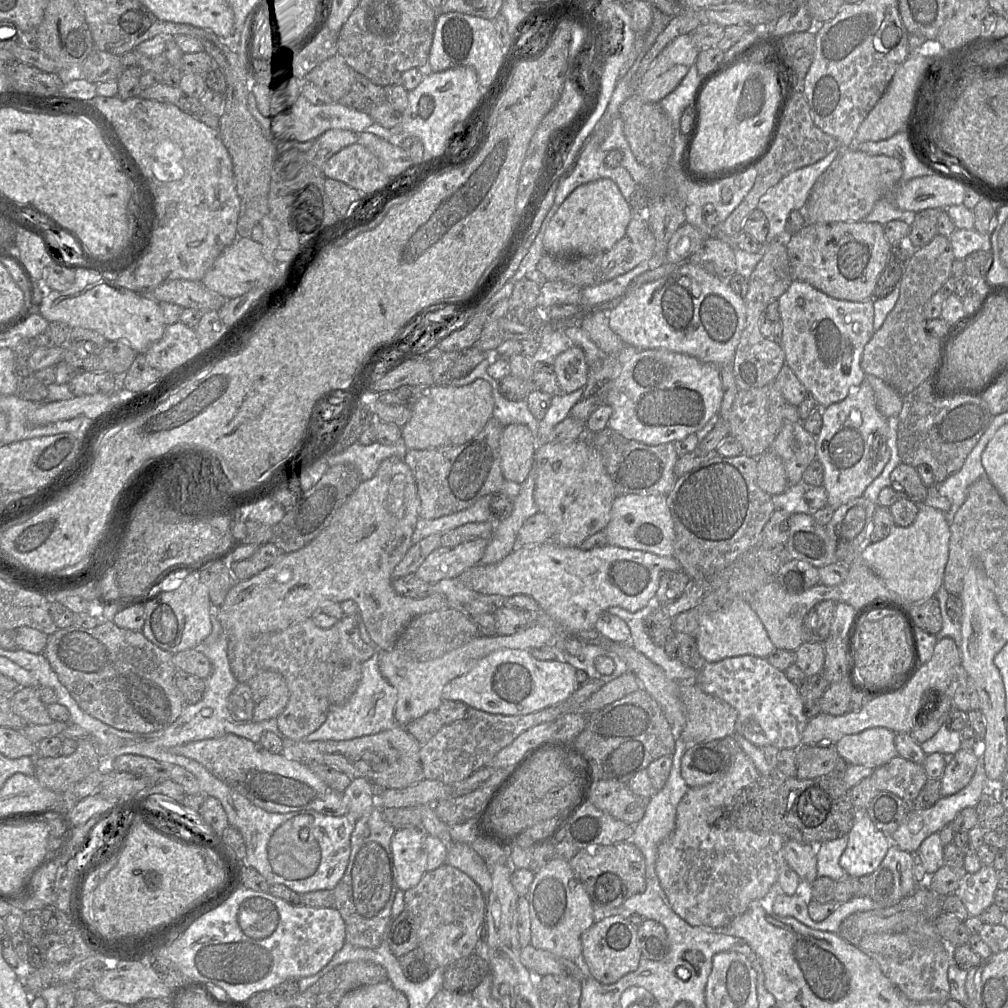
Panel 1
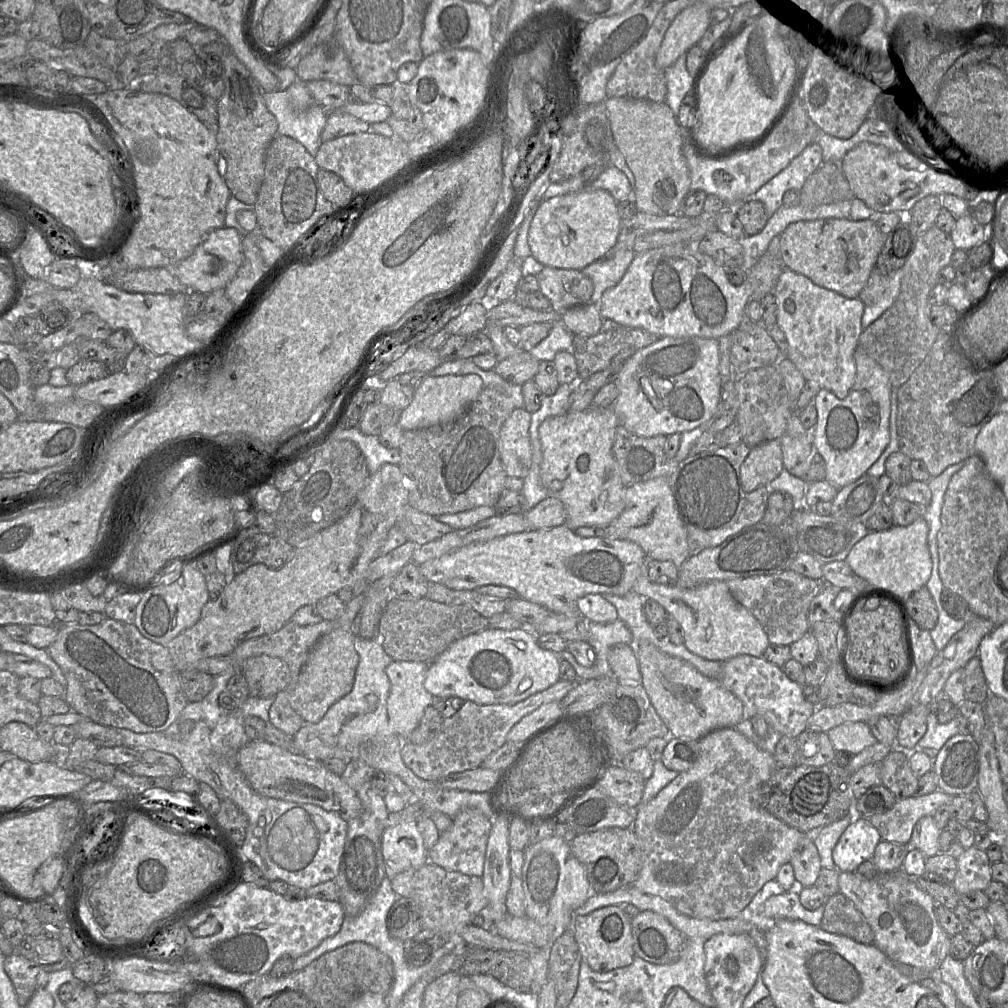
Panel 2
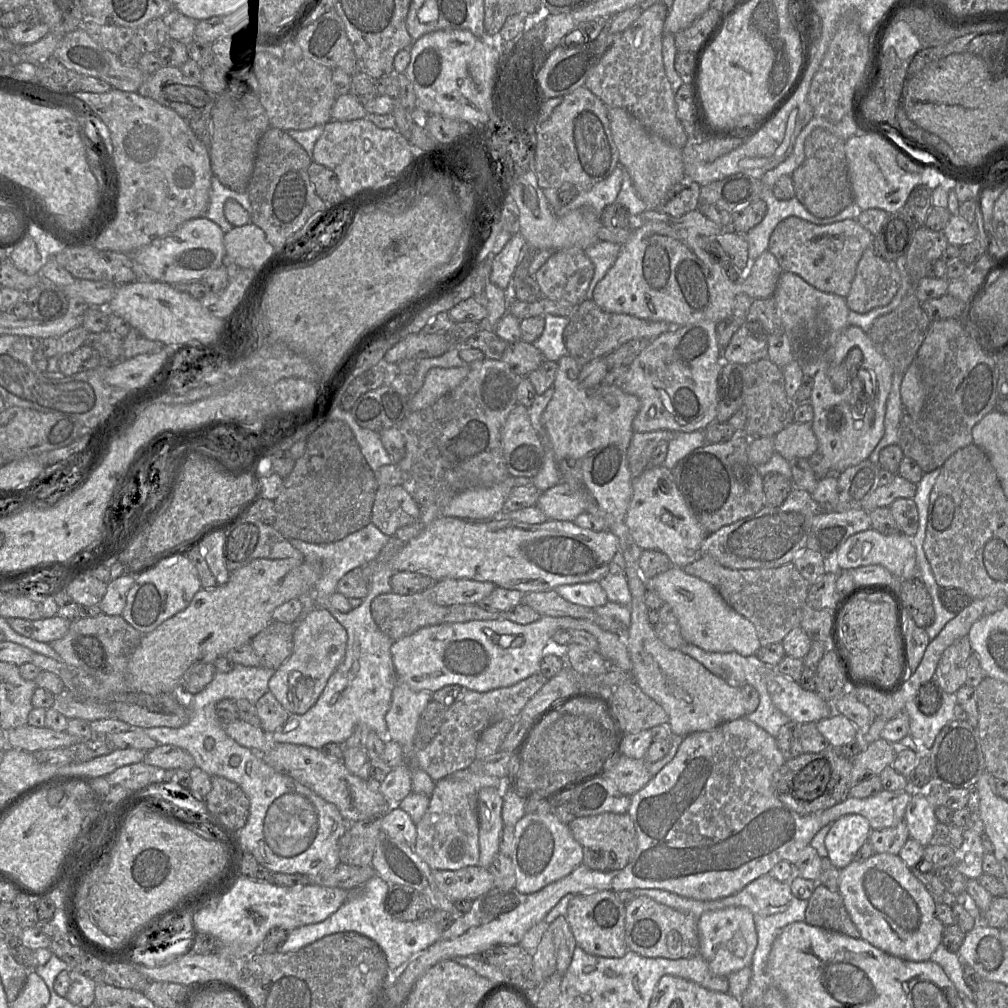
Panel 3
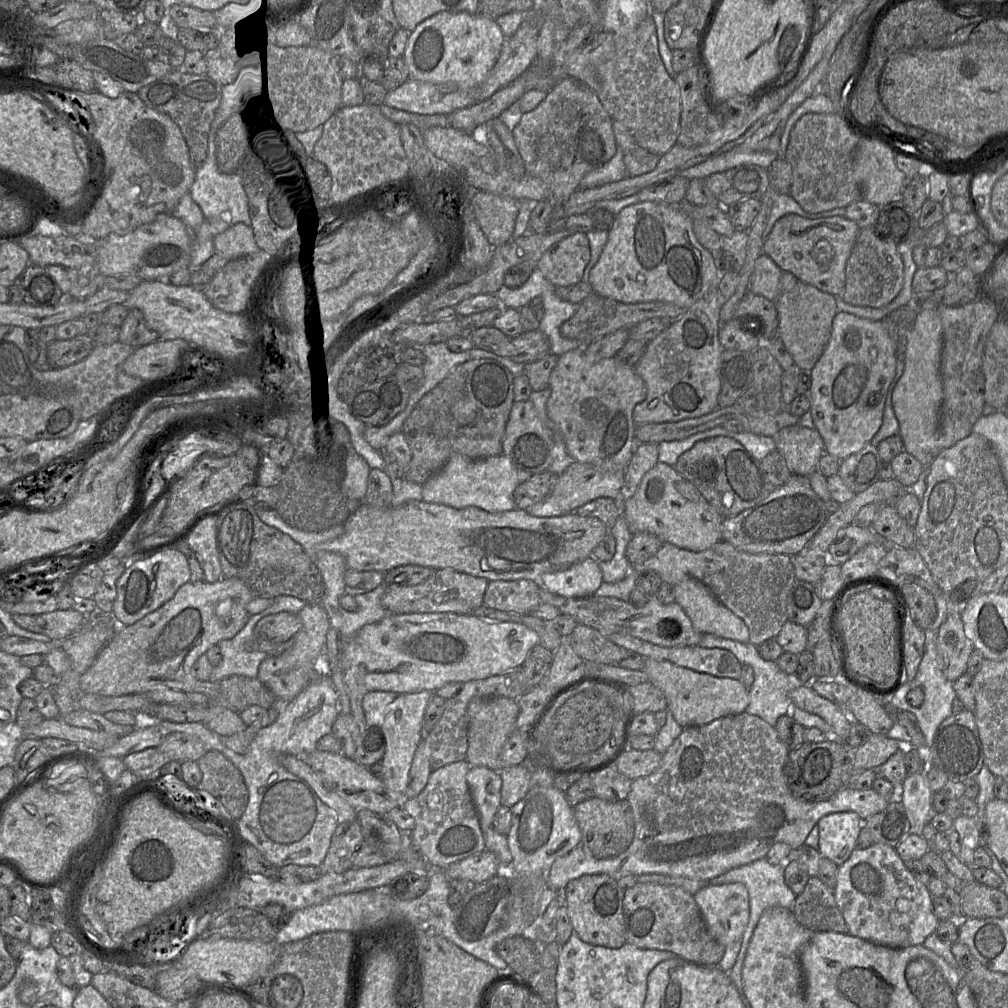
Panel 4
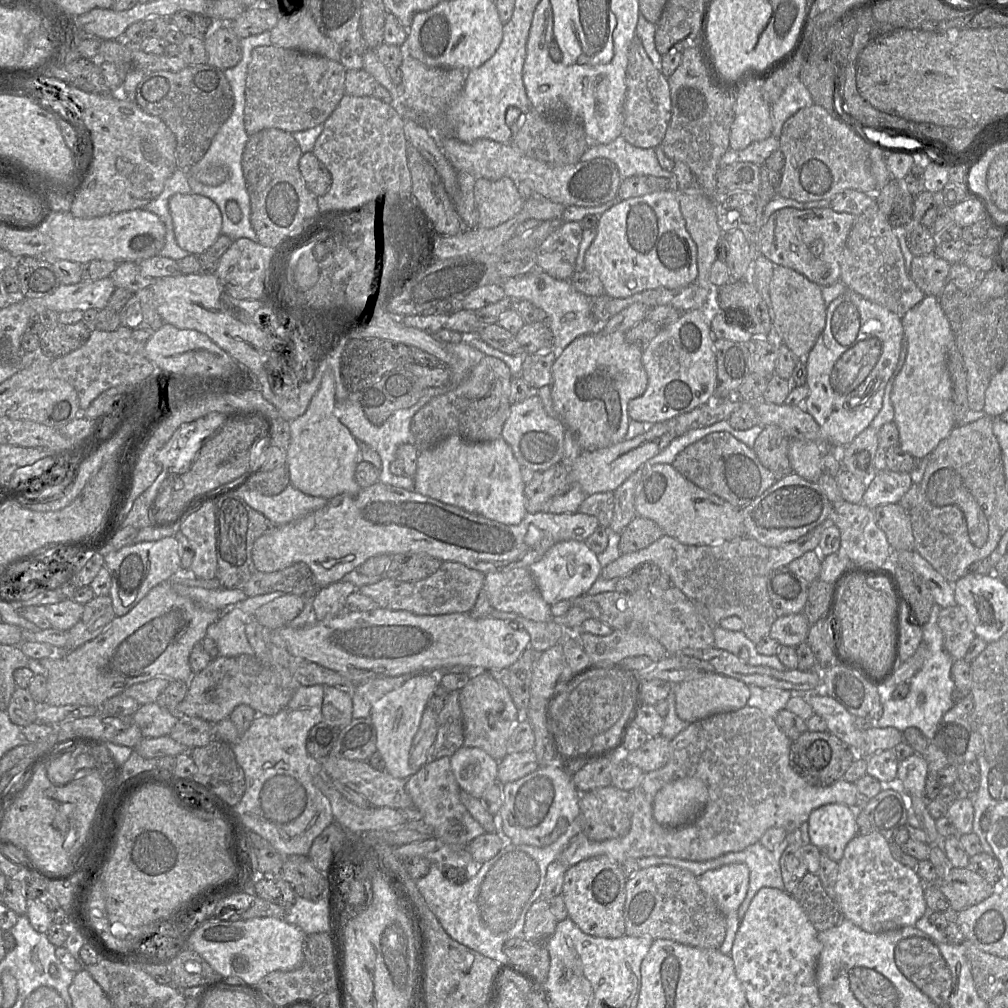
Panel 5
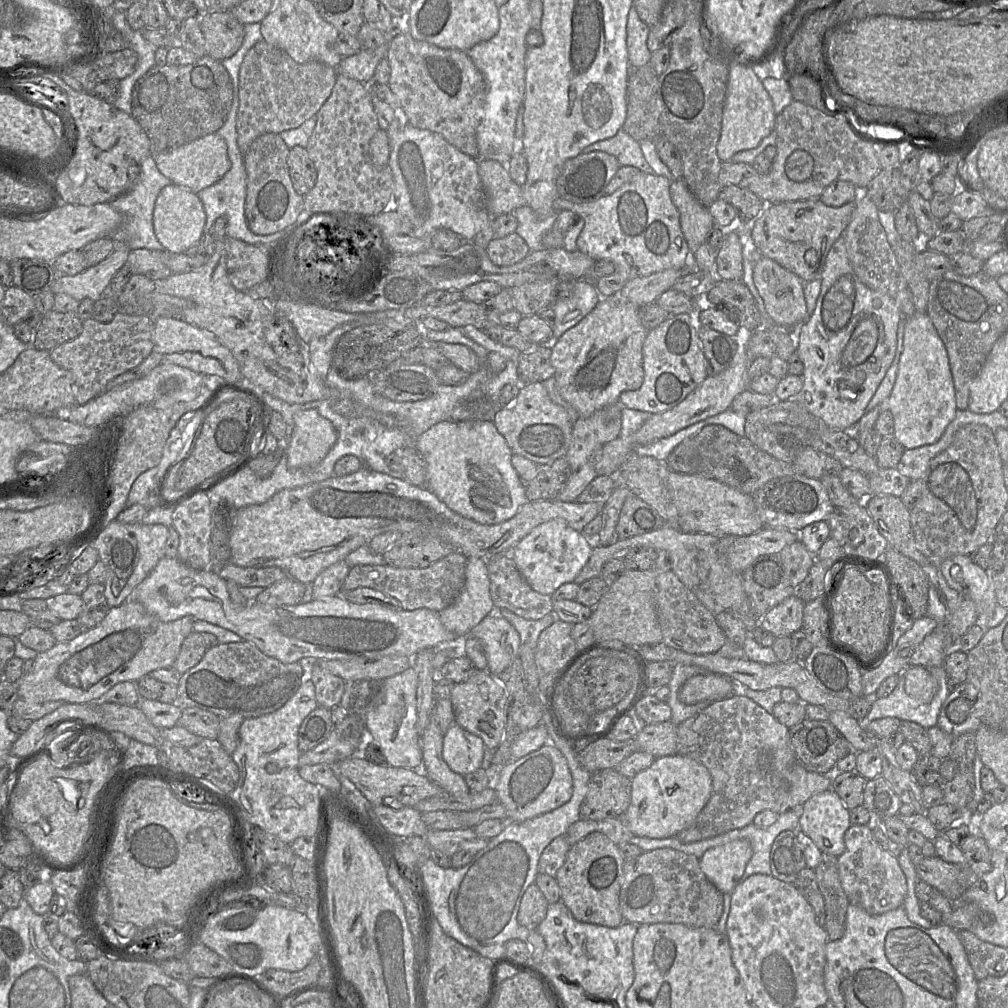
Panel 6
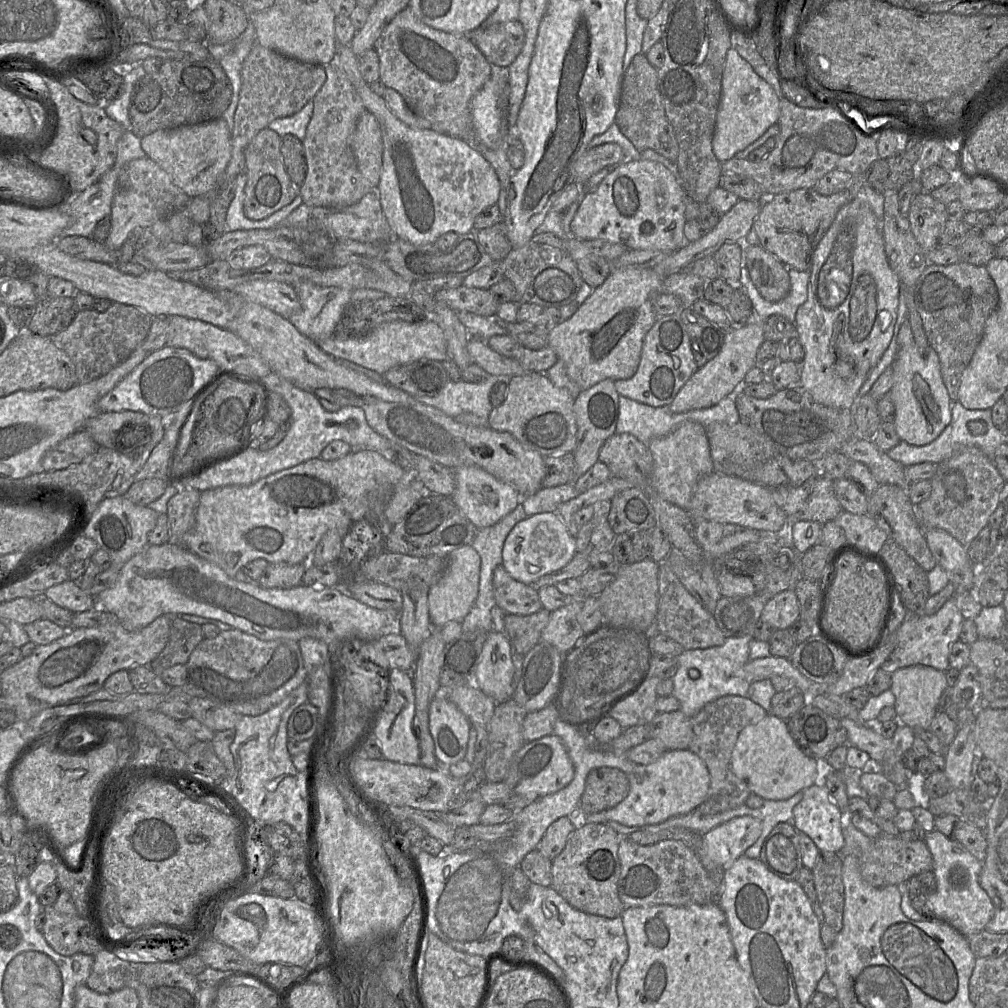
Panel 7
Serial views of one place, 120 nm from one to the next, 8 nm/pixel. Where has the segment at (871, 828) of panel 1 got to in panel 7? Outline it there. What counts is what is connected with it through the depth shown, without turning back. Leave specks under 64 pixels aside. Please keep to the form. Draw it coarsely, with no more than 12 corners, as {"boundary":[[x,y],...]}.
{"boundary":[[812,785],[793,809],[793,826],[822,852],[844,844],[844,812]]}

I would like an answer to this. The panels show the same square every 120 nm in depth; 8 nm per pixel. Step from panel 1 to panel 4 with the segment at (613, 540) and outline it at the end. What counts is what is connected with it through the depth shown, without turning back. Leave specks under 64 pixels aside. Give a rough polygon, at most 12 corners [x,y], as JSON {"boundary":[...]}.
{"boundary":[[665,463],[625,503],[632,534],[693,552],[723,540],[724,518]]}

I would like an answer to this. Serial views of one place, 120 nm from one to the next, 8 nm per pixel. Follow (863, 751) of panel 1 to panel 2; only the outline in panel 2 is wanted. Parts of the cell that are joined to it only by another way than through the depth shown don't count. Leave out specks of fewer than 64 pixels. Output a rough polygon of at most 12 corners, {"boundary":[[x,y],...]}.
{"boundary":[[865,722],[827,732],[836,752],[856,755],[877,743]]}

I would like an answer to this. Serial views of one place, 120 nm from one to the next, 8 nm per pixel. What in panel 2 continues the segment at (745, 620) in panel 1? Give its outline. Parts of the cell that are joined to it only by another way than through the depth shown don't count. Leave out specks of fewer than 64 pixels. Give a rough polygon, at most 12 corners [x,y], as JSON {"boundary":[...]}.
{"boundary":[[642,574],[632,591],[706,660],[762,657],[759,621],[723,581],[685,589]]}

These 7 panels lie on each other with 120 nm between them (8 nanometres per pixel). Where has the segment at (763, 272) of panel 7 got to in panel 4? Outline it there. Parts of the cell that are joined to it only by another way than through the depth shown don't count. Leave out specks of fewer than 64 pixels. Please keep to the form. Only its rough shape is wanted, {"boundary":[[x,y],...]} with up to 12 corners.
{"boundary":[[798,280],[774,304],[777,337],[811,372],[828,345],[835,297]]}

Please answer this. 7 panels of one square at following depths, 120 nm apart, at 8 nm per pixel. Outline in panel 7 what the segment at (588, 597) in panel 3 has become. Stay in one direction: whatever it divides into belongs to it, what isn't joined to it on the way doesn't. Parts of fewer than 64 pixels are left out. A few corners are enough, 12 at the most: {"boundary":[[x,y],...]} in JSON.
{"boundary":[[556,512],[519,521],[502,565],[531,585],[566,566],[575,537]]}

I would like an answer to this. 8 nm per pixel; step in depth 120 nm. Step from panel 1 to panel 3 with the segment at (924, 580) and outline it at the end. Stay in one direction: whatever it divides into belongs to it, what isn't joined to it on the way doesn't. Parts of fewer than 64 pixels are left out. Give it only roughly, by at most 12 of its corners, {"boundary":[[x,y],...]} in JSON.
{"boundary":[[872,528],[841,545],[841,570],[877,564],[899,580],[918,576],[916,549],[903,533]]}

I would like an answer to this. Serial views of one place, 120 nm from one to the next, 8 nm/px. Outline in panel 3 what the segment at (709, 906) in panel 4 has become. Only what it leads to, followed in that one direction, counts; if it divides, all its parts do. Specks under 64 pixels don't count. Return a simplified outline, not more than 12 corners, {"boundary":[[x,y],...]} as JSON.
{"boundary":[[745,907],[698,919],[700,955],[717,976],[750,967],[757,946]]}

